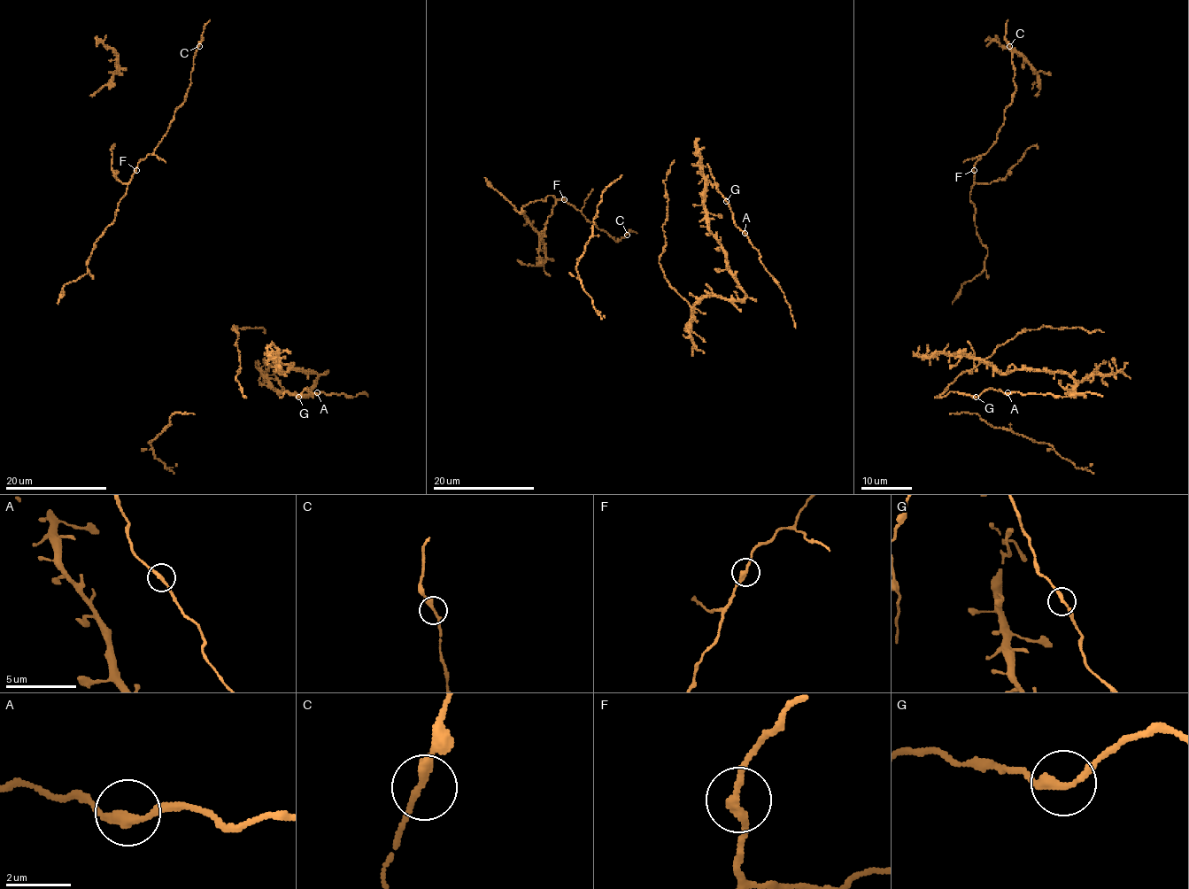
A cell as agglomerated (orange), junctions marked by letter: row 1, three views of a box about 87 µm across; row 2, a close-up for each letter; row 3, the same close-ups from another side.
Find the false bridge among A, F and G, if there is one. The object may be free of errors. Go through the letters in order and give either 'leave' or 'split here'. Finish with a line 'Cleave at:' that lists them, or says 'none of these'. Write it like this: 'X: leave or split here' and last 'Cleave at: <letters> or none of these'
A: leave
F: leave
G: leave
Cleave at: none of these

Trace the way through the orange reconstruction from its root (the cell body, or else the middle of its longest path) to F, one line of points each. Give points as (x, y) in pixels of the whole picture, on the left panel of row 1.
F: (93, 279), (87, 267), (87, 259), (96, 240), (113, 220), (118, 203), (136, 170)

